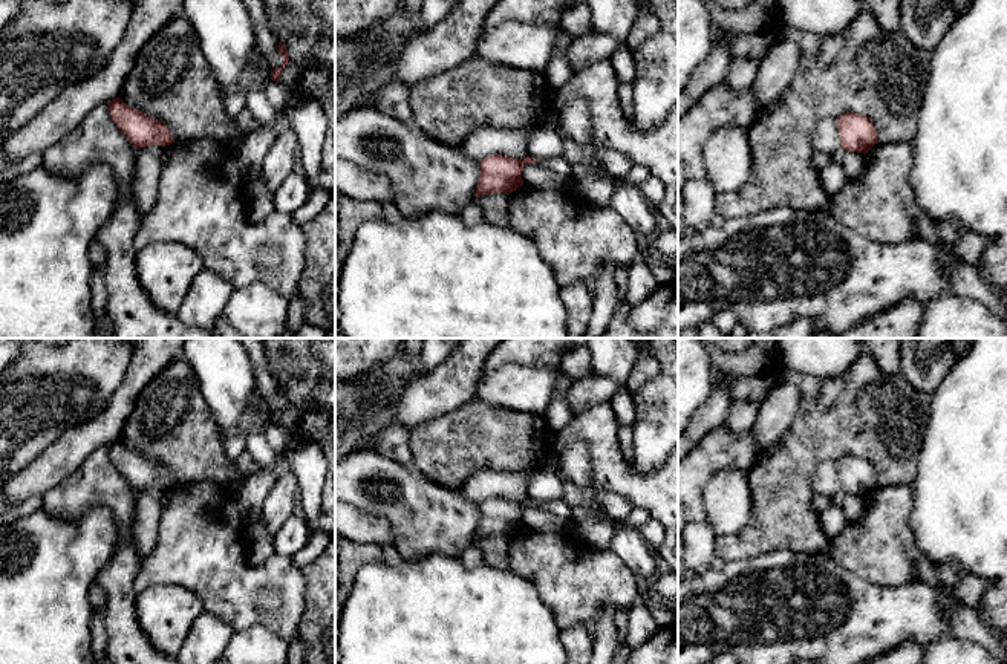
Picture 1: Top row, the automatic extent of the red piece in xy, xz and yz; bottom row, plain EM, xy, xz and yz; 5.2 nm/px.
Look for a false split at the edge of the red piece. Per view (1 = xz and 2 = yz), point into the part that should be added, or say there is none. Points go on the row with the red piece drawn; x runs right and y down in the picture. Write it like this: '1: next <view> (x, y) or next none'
1: next none
2: next none

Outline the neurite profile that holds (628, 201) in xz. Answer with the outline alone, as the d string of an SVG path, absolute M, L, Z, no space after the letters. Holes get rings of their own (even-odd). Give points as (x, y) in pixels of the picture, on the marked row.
M617 184L609 207L615 210L626 220L626 223L634 231L640 233L646 240L650 240L655 236L657 208L643 197L638 187Z

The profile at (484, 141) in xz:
M479 127L471 132L459 145L462 155L482 161L491 155L502 155L514 159L528 156L528 136L534 127L517 130L500 130L491 127Z

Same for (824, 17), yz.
M777 0L785 26L819 37L840 34L863 9L865 0Z

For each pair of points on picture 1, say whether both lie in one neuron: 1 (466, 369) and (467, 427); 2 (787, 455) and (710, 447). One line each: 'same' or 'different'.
1: different
2: different

